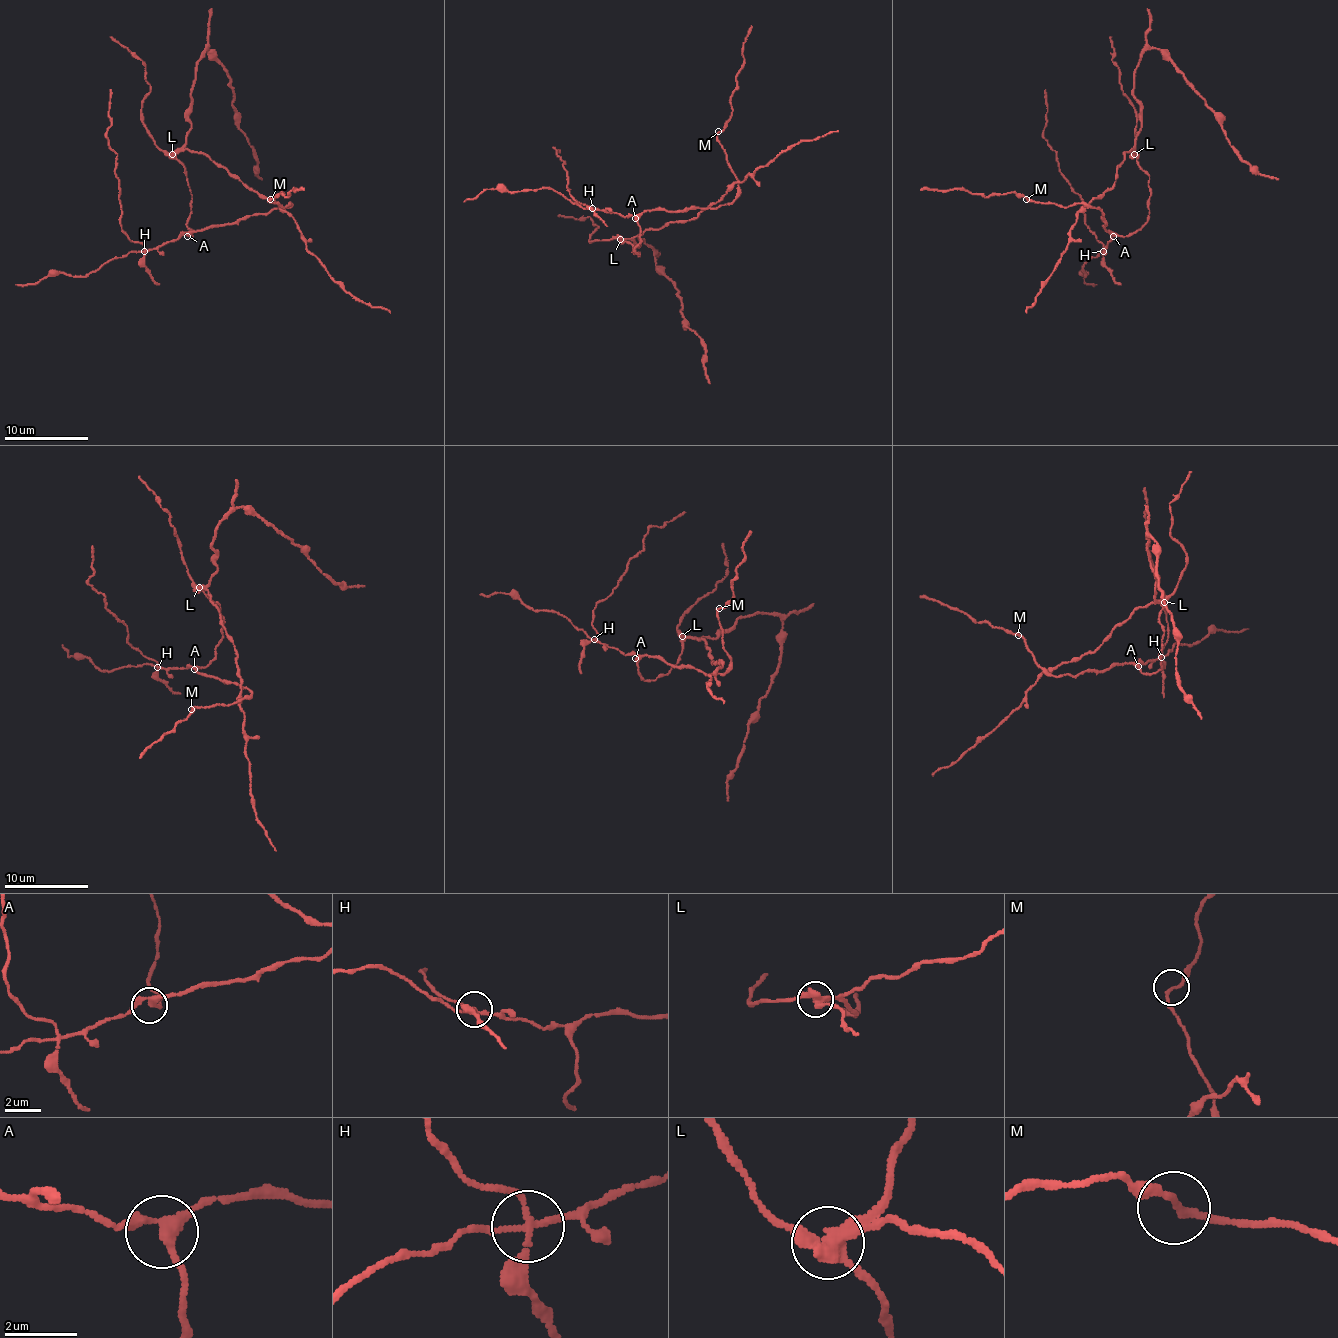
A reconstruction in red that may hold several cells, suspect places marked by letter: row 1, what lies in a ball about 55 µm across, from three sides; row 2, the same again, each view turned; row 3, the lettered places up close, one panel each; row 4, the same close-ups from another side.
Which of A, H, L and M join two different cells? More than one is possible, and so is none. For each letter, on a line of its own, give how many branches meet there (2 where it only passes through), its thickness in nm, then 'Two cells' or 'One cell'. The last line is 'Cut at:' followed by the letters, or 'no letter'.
A: Branches: 3. Thickness 260 nm. One cell
H: Branches: 4. Thickness 170 nm. Two cells
L: Branches: 3. Thickness 360 nm. Two cells
M: Branches: 2. Thickness 180 nm. One cell
Cut at: H, L

